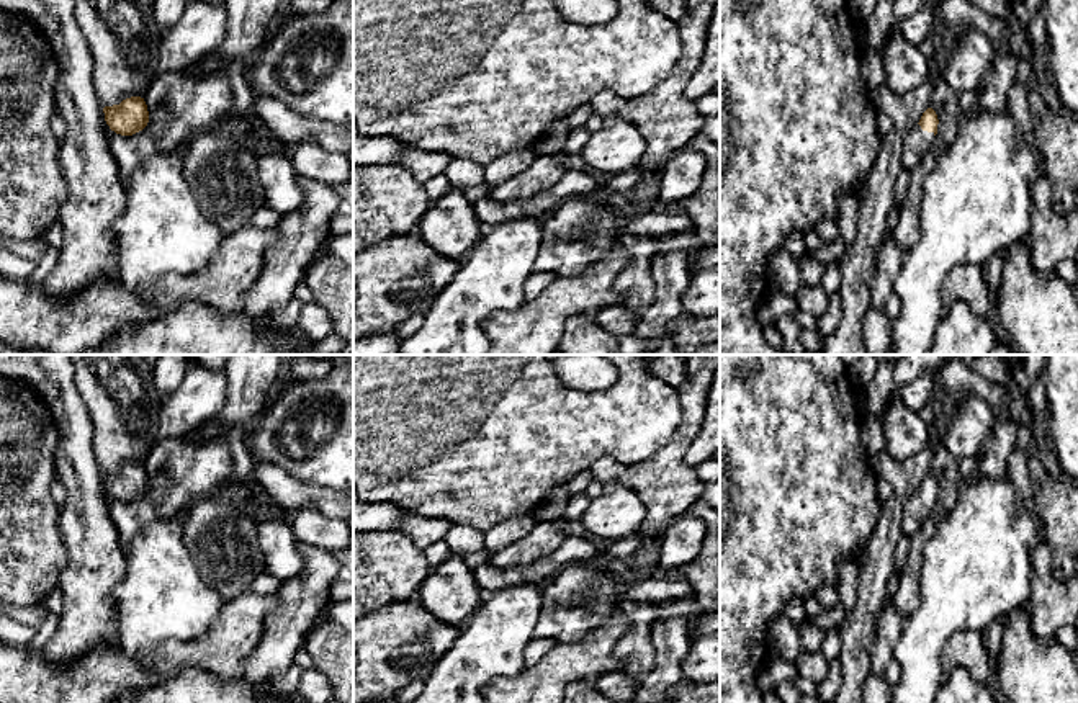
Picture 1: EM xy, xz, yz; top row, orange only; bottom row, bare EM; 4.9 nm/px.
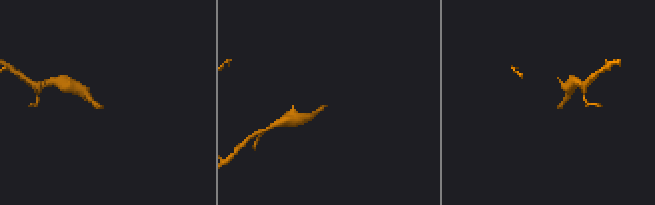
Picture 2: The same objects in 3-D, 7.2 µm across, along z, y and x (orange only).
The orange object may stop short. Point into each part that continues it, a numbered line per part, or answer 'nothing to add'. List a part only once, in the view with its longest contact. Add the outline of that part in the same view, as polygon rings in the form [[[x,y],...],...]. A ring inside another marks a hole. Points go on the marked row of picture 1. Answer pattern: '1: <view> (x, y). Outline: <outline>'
1: yz (916, 143). Outline: [[[919,124],[913,131],[910,131],[903,142],[903,168],[913,170],[928,152],[934,137],[934,132],[923,131]]]

